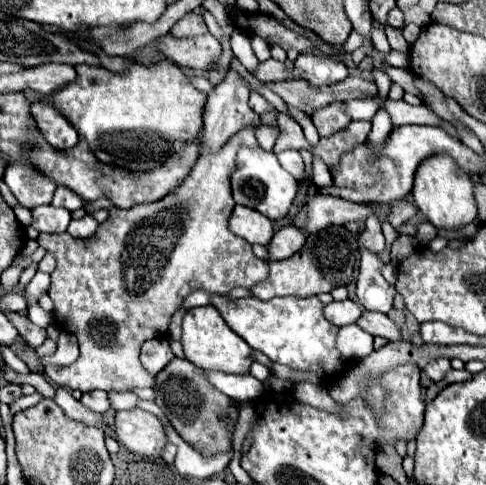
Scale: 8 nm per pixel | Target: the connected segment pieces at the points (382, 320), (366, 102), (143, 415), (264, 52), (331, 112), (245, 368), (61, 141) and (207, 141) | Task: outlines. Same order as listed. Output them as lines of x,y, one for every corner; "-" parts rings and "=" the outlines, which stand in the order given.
364,311
364,315
356,321
364,331
368,331
370,335
378,335
384,337
388,341
402,341
402,333
396,327
396,323
392,319
388,319
388,315
384,313
376,313
376,311
=
352,99
352,101
346,101
346,103
344,103
344,109
346,109
346,113
348,113
354,121
371,121
374,115
376,115
376,111
378,111
376,103
372,103
370,99
=
118,411
112,425
116,439
132,453
160,457
166,445
166,433
158,417
148,411
=
250,37
250,41
252,41
252,49
254,49
258,61
266,61
270,57
270,45
262,37
=
334,103
328,107
322,107
320,111
316,111
316,115
312,115
312,121
320,133
320,137
332,135
340,129
344,129
350,123
350,117
344,113
342,103
=
212,305
190,309
184,315
180,341
184,347
186,359
200,369
212,369
212,371
222,371
222,373
248,373
250,371
250,363
252,363
250,345
226,325
220,311
=
36,101
30,107
44,139
48,139
48,143
54,149
72,149
78,143
78,133
76,129
50,105
44,101
=
230,67
224,83
220,83
220,87
216,87
206,101
206,109
204,109
204,133
202,133
202,149
200,153
206,151
218,151
222,147
222,143
228,141
228,137
232,137
236,131
240,131
244,125
248,123
260,123
260,117
250,109
248,105
248,97
250,97
250,89
244,83
244,79
240,77
240,73

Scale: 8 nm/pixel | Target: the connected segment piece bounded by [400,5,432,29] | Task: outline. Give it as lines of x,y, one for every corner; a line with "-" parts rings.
412,5
409,9
404,9
404,25
400,29
404,29
408,23
416,23
416,25
426,25
430,23
430,15
420,7
420,5

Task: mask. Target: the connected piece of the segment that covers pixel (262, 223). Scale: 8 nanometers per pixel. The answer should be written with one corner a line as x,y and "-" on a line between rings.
236,205
230,215
230,231
246,239
248,243
268,245
274,235
274,225
262,213

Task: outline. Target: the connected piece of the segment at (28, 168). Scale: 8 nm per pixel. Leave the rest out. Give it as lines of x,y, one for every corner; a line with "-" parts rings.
14,159
4,173
4,183
10,187
20,205
34,209
48,205
56,191
56,181
38,171
28,159

